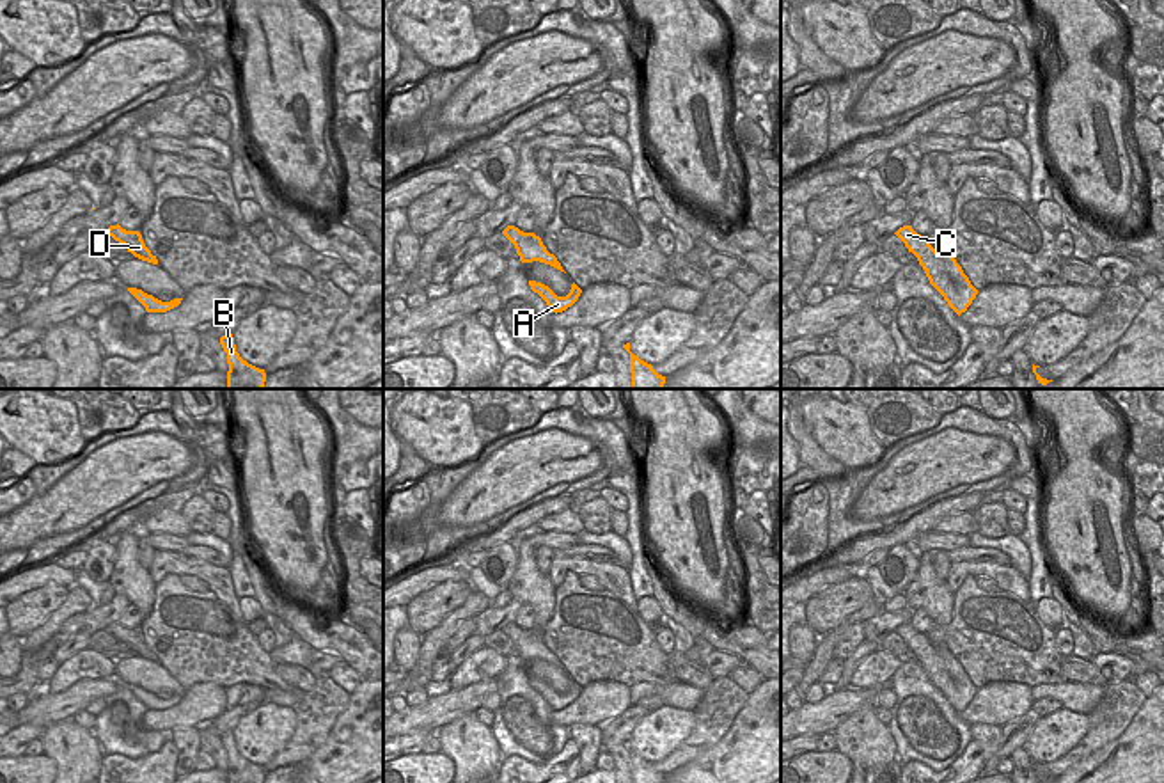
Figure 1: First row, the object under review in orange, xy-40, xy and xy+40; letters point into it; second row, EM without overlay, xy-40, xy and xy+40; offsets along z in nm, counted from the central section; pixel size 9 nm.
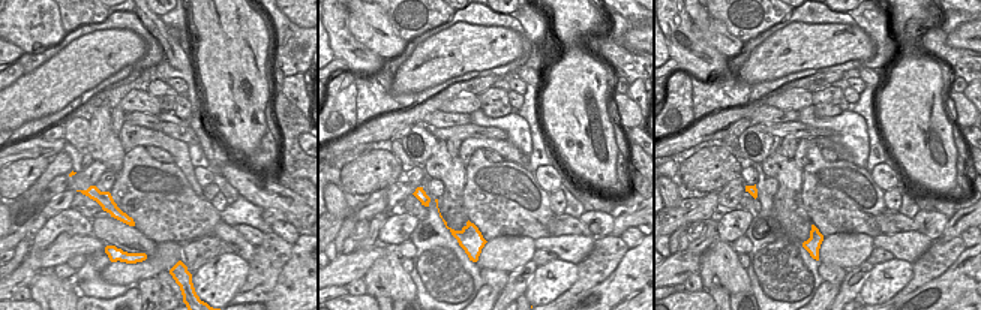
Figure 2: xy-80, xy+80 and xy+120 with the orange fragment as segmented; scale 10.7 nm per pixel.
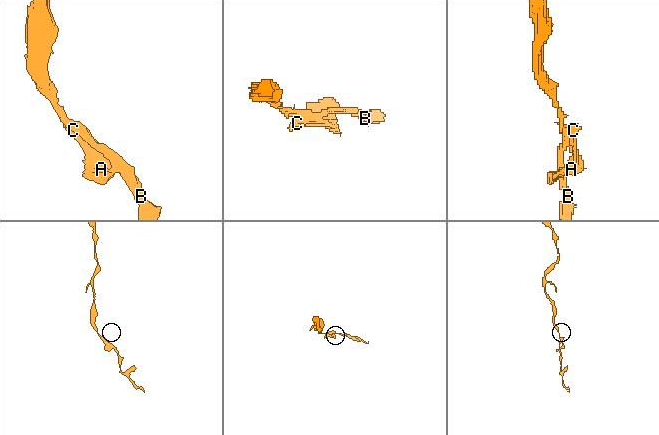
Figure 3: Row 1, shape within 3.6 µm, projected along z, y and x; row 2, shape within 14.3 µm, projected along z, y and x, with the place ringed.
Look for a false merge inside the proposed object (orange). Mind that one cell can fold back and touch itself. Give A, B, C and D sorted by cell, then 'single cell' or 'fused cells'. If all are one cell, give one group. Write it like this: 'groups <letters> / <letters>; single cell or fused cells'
groups A C / B D; fused cells

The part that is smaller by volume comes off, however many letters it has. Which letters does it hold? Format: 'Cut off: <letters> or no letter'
Cut off: A, C

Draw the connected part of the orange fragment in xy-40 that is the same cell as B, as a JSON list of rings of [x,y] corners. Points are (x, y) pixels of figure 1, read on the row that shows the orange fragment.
[[[232,334],[220,337],[220,344],[227,353],[227,389],[263,389],[266,382],[264,369],[259,369],[240,357]]]

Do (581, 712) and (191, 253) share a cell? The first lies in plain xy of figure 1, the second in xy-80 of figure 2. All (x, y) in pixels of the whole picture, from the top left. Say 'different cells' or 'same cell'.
different cells

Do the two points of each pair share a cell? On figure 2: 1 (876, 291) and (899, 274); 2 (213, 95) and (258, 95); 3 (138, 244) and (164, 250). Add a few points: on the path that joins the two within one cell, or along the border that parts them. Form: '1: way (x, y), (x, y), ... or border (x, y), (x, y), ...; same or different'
1: way (882, 285), (893, 279); same
2: way (224, 95), (233, 95), (240, 102), (248, 102); same
3: border (156, 244), (147, 258); different

